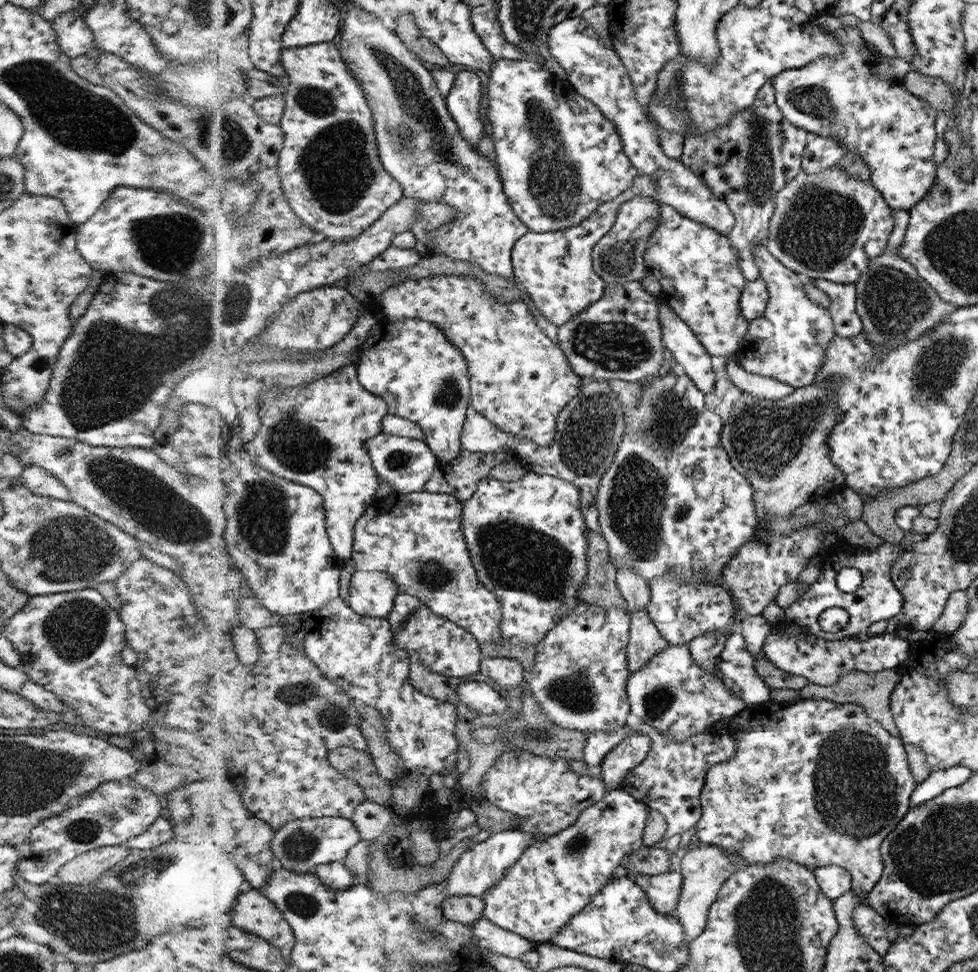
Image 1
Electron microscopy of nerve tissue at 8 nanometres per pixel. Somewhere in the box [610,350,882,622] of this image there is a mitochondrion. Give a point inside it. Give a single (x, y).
(764, 437)

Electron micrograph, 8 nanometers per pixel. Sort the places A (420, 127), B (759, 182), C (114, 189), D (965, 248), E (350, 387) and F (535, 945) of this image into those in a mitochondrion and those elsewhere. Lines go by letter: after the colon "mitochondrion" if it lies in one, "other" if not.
A: mitochondrion
B: mitochondrion
C: other
D: mitochondrion
E: other
F: other

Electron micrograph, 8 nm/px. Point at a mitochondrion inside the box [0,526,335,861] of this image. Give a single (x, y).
(73, 631)

